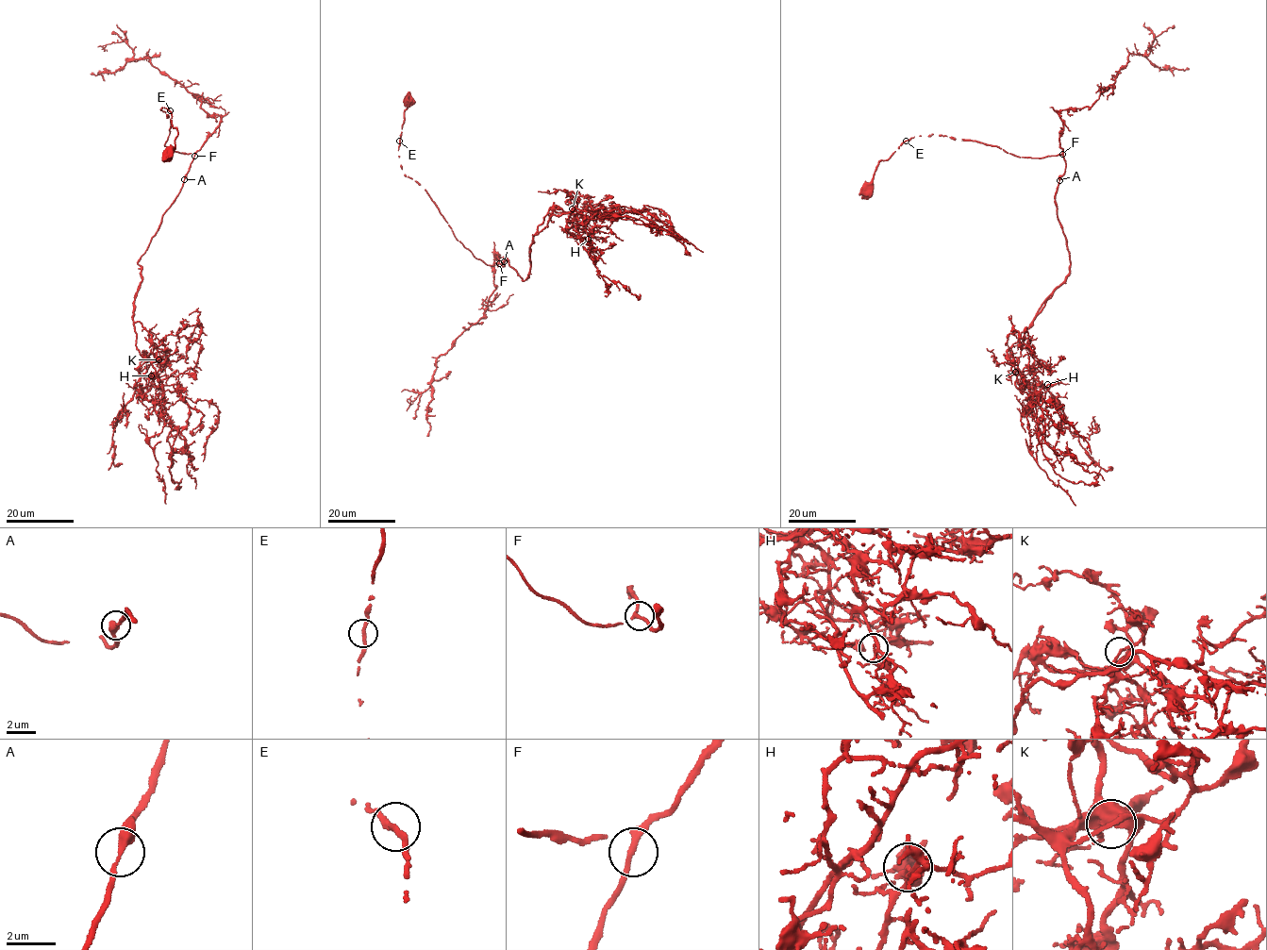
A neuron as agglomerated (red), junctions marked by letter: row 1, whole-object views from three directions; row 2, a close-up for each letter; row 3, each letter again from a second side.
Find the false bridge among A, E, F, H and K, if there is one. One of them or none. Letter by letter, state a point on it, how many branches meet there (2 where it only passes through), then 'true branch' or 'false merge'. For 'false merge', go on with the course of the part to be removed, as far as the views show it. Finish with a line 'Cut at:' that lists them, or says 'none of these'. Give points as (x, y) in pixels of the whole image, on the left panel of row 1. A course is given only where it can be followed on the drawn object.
A: at (184, 179); 2 branches meet; true branch
E: at (170, 110); 2 branches meet; true branch
F: at (194, 156); 2 branches meet; true branch
H: at (151, 375); 3 branches meet; true branch
K: at (158, 359); 2 branches meet; false merge; foreign part runs (158, 359), (152, 362), (158, 378), (176, 385), (189, 406), (169, 468), (177, 487), (182, 478)
Cut at: K

